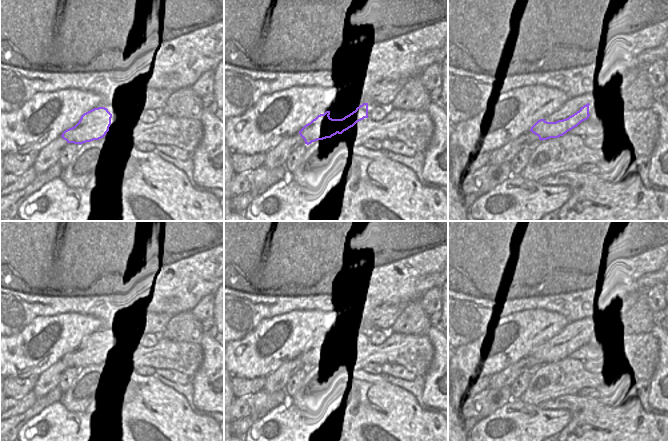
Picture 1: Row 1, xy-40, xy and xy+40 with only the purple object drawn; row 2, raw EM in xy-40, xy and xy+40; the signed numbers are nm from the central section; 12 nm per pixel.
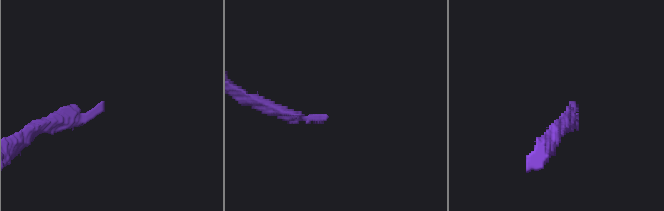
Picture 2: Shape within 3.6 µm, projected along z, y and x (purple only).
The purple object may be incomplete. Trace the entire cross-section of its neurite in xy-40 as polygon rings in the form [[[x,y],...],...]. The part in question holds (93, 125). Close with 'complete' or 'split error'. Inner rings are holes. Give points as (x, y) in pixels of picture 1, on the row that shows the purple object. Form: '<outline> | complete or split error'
[[[105,107],[94,108],[84,113],[79,122],[65,130],[61,137],[67,143],[83,144],[103,138],[109,131],[112,114]]] | complete

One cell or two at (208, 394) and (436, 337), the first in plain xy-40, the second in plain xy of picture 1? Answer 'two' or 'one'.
one

